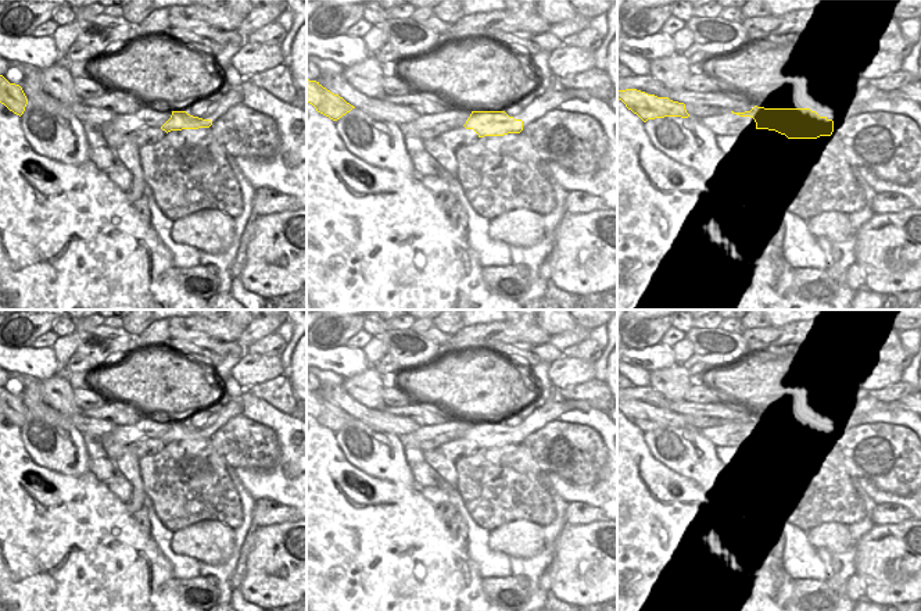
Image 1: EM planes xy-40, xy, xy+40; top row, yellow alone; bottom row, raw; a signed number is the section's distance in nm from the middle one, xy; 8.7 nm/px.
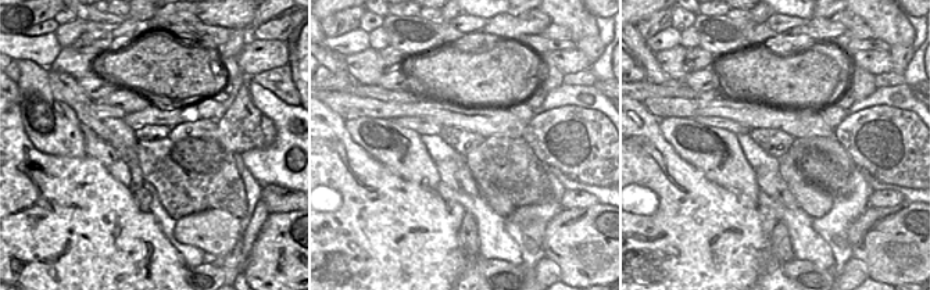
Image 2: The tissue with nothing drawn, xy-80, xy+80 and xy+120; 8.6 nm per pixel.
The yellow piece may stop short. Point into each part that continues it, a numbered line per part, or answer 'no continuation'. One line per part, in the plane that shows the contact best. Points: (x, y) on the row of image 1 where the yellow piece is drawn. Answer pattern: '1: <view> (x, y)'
no continuation

